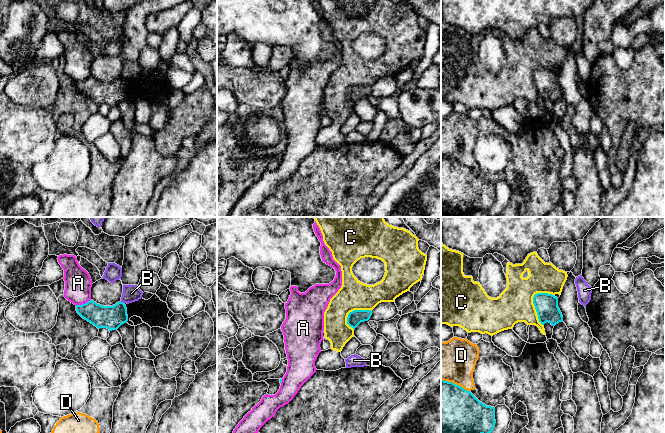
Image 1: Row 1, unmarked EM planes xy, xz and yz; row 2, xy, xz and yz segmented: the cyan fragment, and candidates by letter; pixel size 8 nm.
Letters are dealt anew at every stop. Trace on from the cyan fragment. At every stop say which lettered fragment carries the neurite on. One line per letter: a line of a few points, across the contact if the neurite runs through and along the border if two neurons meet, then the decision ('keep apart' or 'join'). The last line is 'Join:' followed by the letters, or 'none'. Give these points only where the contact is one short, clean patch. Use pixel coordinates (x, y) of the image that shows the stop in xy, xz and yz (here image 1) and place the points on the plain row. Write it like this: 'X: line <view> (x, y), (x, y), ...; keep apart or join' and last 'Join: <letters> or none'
A: line xy (90, 75), (76, 81); keep apart
B: line xy (120, 77), (123, 79); keep apart
C: keep apart
D: keep apart
Join: none

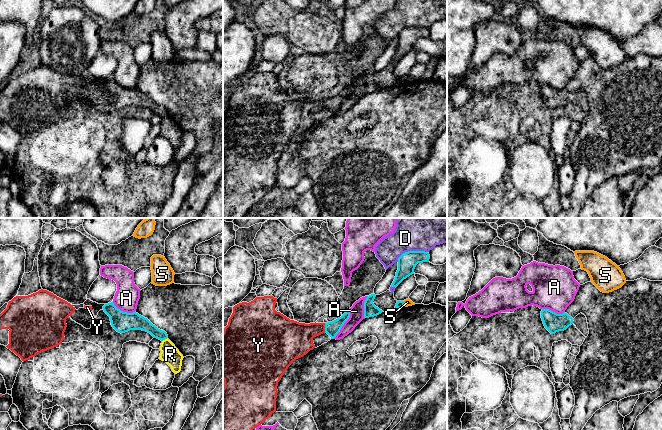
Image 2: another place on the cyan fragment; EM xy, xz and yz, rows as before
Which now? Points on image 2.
A: line xz (348, 87), (349, 94), (333, 114); keep apart
D: keep apart
R: keep apart
S: line xz (403, 77), (404, 81); keep apart
Y: line xz (332, 104), (325, 104), (310, 106), (296, 115); join
Join: Y

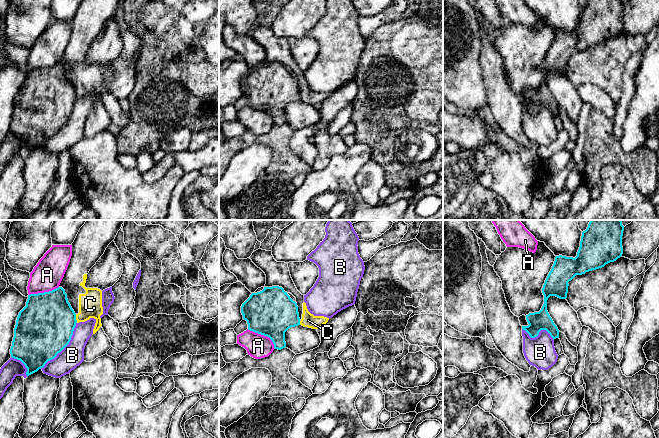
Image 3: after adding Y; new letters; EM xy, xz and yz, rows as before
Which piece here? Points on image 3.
A: keep apart
B: keep apart
C: keep apart
Join: none

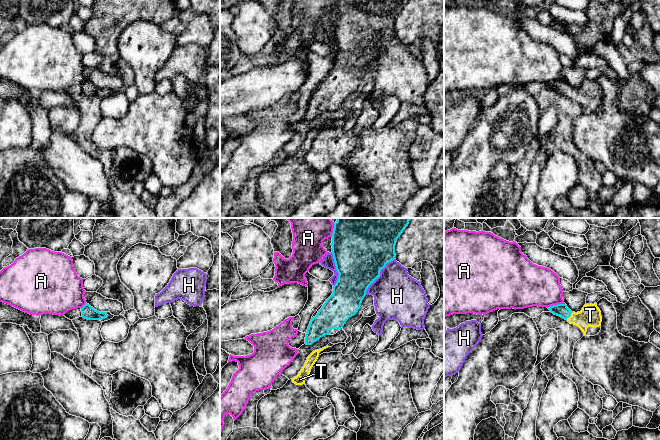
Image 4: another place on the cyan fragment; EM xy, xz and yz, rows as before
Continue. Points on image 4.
A: keep apart
H: keep apart
T: line yz (562, 86), (569, 92), (590, 91); join
Join: T

